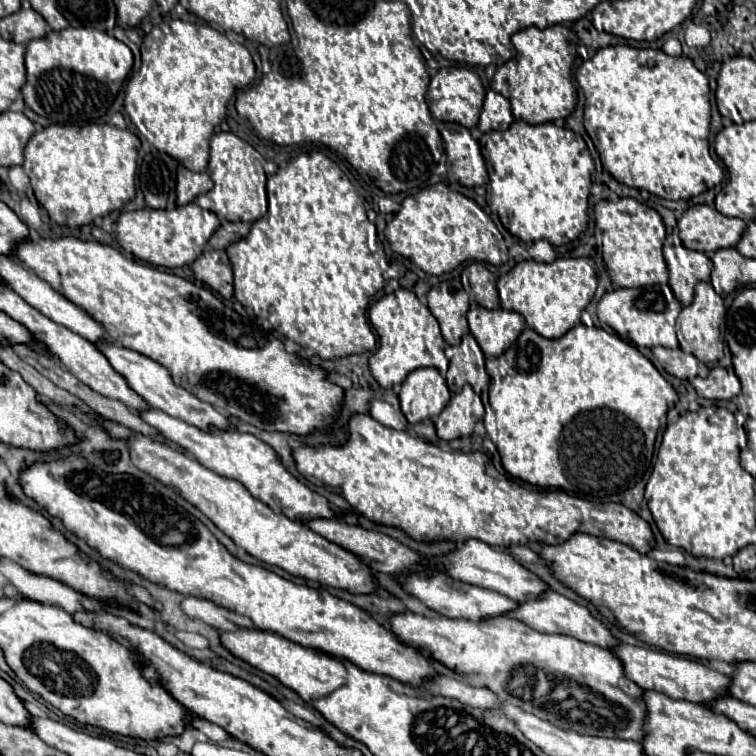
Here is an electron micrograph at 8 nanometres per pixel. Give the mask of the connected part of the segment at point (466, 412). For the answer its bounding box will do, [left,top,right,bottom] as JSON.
[434,384,476,440]

